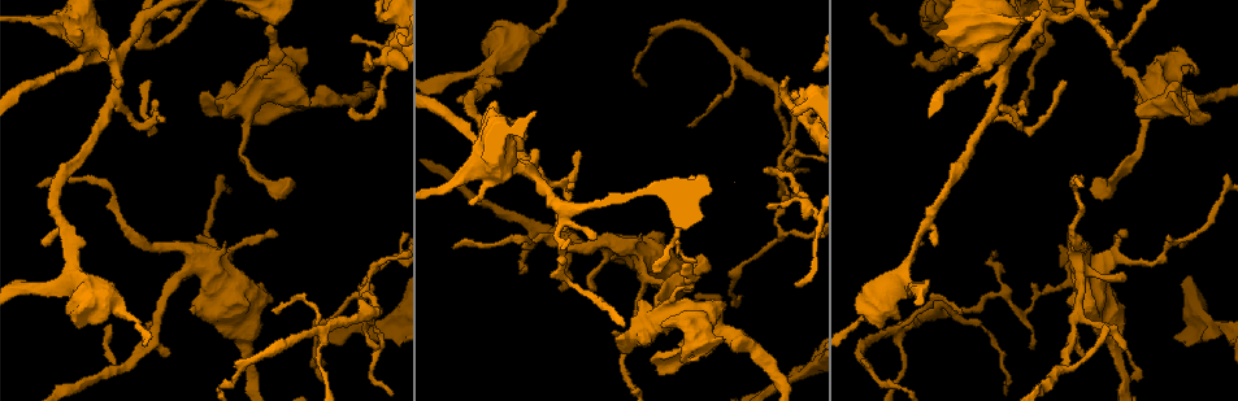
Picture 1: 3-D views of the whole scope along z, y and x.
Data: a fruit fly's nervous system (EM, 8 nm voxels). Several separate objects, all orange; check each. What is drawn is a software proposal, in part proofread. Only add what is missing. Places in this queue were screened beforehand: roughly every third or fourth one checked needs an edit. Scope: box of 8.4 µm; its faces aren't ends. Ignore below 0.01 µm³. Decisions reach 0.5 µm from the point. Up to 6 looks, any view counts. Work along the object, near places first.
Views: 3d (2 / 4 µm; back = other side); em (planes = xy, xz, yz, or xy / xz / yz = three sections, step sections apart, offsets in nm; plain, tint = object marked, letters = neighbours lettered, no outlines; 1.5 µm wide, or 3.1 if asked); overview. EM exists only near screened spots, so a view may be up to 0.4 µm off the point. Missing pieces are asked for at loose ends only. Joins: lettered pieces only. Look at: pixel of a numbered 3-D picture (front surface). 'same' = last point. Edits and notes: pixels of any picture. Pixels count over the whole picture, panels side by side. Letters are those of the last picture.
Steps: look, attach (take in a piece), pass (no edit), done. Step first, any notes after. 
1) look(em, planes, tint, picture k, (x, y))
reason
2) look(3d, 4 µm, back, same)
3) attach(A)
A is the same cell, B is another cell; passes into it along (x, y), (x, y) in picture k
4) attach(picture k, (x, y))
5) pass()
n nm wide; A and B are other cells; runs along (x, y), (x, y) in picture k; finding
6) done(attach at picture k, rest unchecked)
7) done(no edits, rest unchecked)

look(em, yz, step 8, letters, picture 1, (958, 56))
thick end

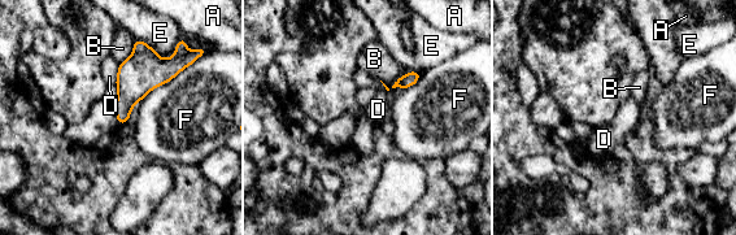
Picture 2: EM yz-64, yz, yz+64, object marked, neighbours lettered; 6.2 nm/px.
look(em, planes, letters, same)
another direction

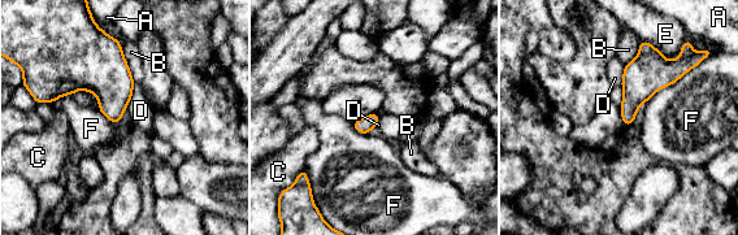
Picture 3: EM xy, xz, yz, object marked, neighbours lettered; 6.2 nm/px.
pass()
A, B, C, D, E and F are other cells; no lettered piece goes on from it

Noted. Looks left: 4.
look(em, planes, plain, picture 1, (723, 340))
an open end

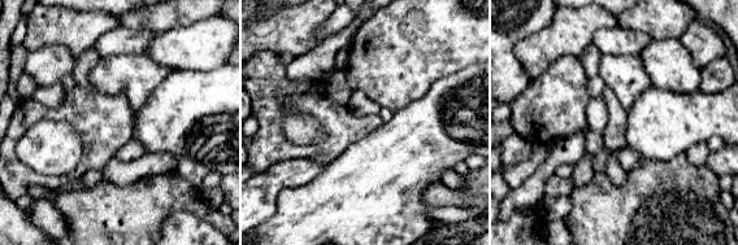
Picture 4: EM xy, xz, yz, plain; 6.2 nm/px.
look(em, planes, letters, same)
see the neighbours

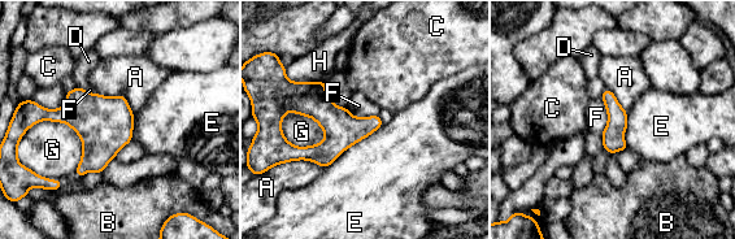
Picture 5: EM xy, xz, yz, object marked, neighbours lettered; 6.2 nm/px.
pass()
140 nm wide; A, B, C, D, E, F, G and H are other cells; runs along (607, 92), (613, 107), (612, 150) in picture 5; no lettered piece goes on from it

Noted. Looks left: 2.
done(no edits, rest unchecked)

